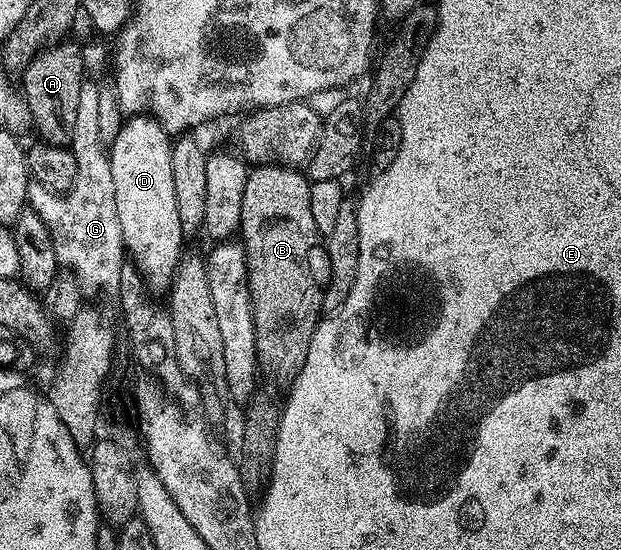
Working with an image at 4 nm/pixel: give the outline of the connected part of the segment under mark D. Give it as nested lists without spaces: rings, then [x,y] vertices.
[[[141,113],[125,118],[117,139],[111,143],[108,151],[110,174],[114,176],[114,201],[118,204],[118,225],[122,225],[122,241],[127,258],[135,263],[145,286],[153,292],[161,293],[171,288],[172,279],[176,276],[176,267],[186,251],[186,236],[182,229],[182,221],[178,221],[174,176],[170,170],[172,145],[173,140],[164,130],[164,126],[152,118],[151,114]]]

